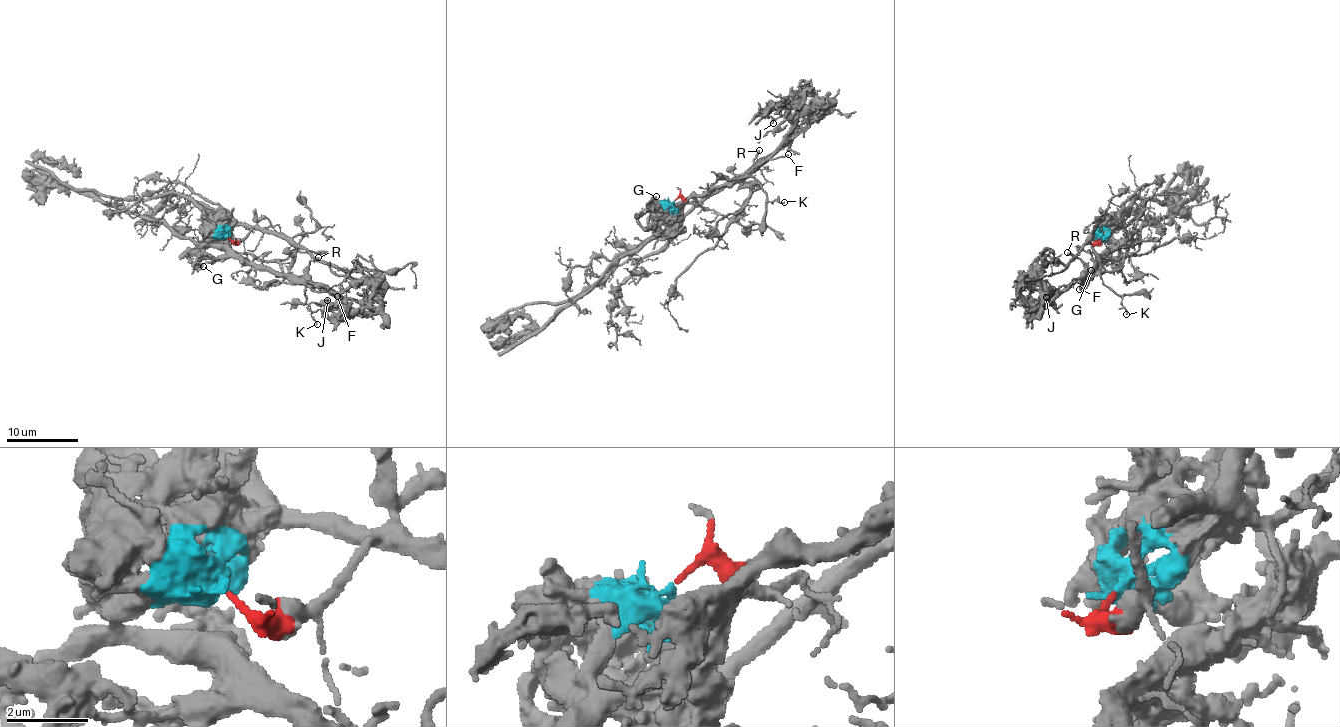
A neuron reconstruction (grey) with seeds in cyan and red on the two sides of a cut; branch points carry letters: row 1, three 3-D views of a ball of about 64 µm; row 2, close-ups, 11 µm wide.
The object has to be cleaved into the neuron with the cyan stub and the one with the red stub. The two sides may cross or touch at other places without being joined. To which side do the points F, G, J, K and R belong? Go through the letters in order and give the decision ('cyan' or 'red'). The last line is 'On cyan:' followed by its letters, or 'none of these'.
F: cyan
G: cyan
J: cyan
K: red
R: cyan
On cyan: F, G, J, R

